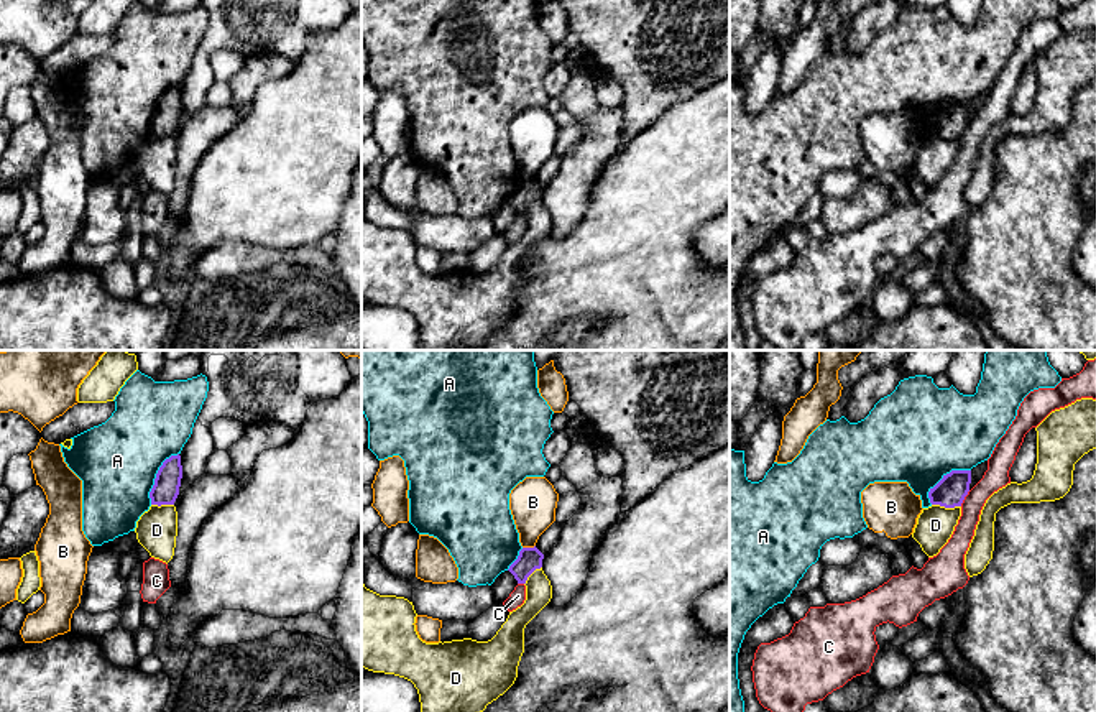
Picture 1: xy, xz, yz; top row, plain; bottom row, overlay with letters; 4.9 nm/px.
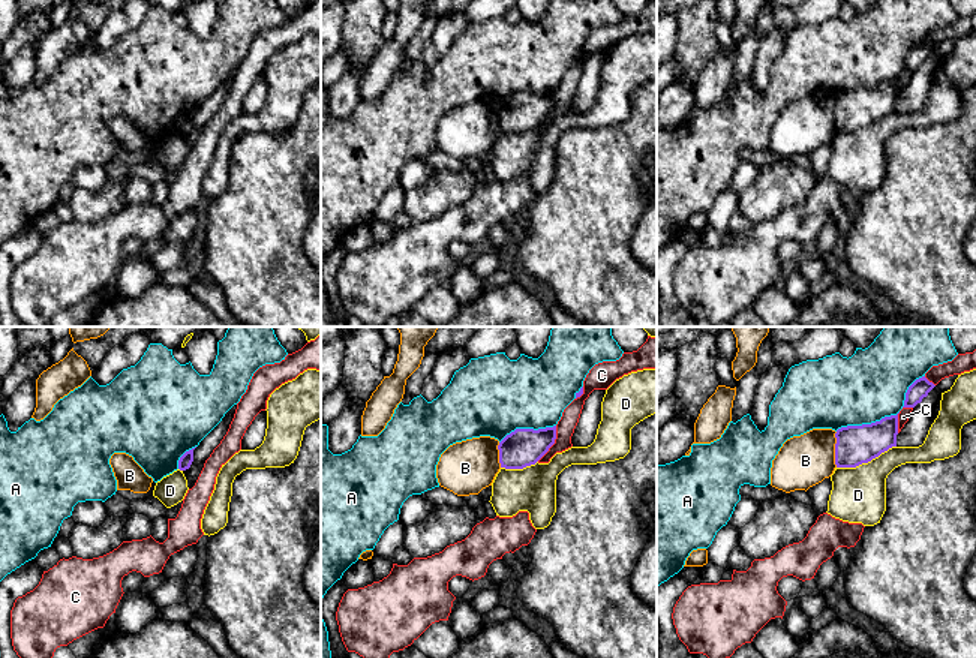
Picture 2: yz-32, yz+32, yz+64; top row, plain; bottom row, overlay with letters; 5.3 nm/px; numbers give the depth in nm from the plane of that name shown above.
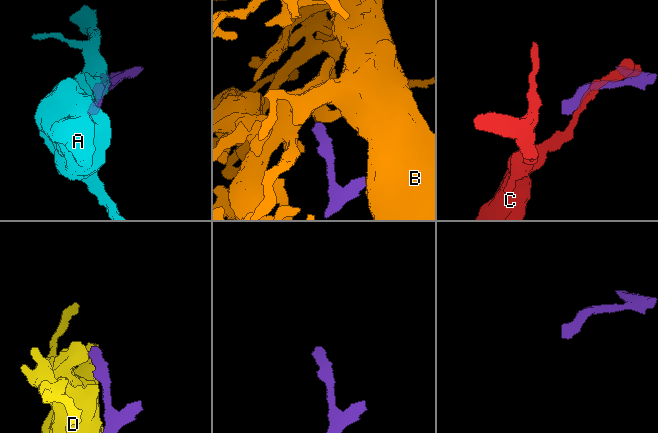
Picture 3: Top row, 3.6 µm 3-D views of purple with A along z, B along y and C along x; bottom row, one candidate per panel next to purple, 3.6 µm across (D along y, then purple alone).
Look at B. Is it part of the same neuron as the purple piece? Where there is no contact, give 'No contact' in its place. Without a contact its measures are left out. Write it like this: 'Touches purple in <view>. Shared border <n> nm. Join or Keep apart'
Touches purple in xz. Shared border 70 nm. Join

